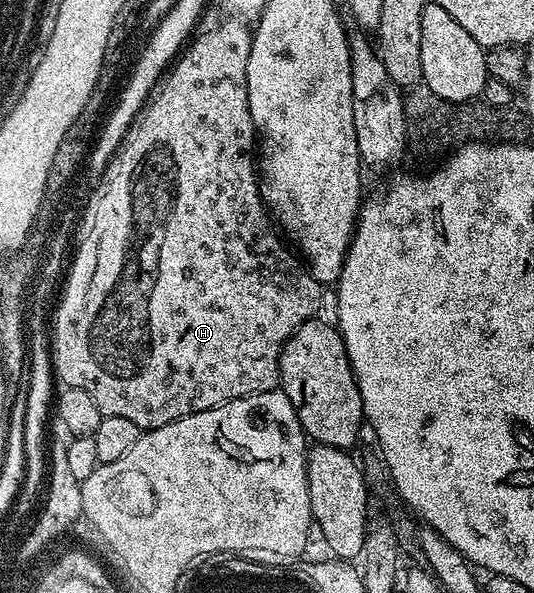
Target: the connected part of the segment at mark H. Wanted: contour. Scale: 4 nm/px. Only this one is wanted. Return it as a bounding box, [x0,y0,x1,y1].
[50,21,324,432]

